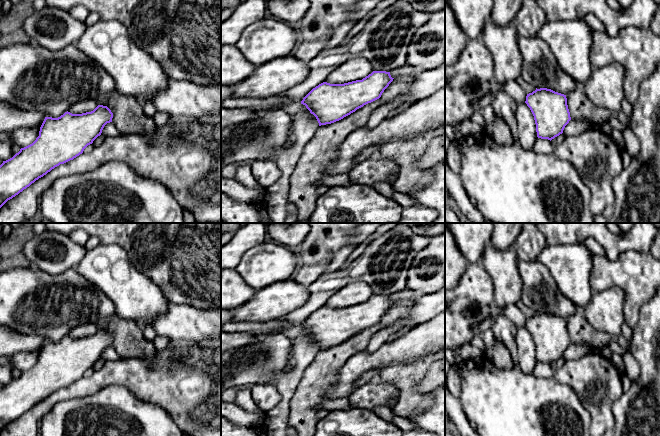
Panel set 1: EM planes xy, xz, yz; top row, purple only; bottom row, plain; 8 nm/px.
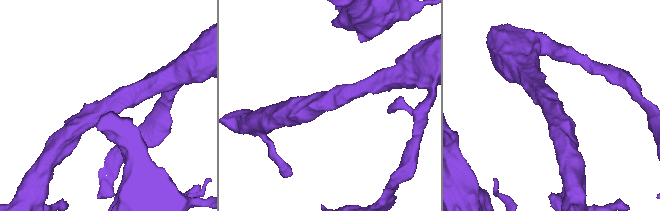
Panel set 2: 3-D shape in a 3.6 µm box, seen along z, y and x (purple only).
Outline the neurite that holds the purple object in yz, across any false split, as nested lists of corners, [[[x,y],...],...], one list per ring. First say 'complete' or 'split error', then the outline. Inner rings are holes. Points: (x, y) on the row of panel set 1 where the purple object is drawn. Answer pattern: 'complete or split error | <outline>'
complete | [[[536,88],[527,94],[525,103],[534,116],[538,138],[551,141],[571,120],[566,95],[551,89]]]

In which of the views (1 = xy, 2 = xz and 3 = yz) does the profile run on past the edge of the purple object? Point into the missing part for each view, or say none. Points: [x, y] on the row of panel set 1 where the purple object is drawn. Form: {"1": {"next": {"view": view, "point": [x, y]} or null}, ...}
{"1": {"next": null}, "2": {"next": null}, "3": {"next": null}}

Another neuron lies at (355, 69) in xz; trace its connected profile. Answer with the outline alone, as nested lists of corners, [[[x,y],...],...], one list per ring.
[[[353,58],[334,69],[326,78],[330,84],[344,84],[362,80],[373,72],[371,63],[365,58]]]

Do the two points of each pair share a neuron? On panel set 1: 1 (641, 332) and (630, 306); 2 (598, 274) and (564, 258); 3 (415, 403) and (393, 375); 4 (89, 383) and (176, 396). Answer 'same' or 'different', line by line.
1: different
2: different
3: same
4: same

